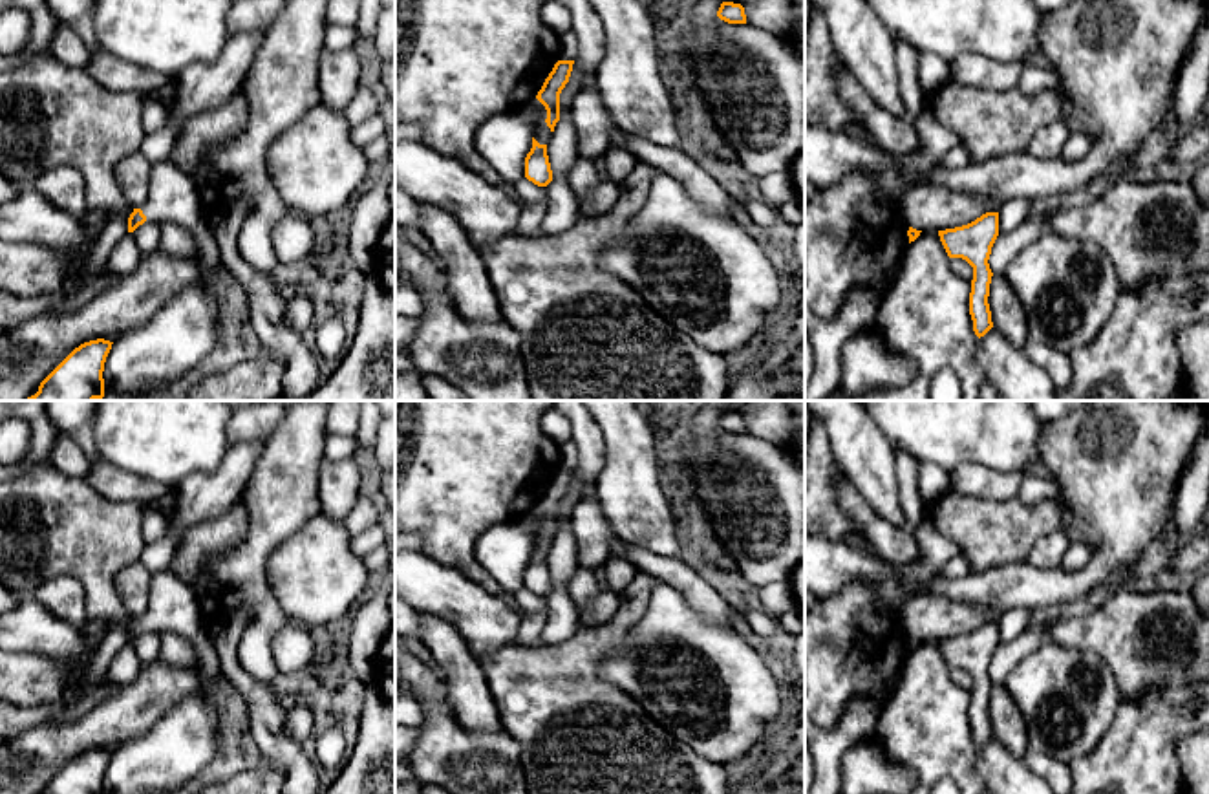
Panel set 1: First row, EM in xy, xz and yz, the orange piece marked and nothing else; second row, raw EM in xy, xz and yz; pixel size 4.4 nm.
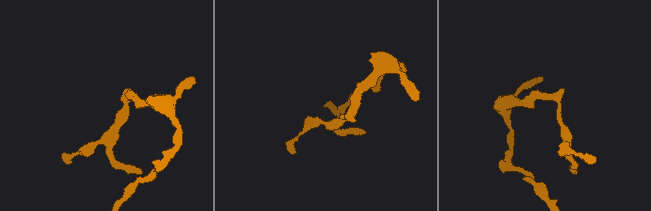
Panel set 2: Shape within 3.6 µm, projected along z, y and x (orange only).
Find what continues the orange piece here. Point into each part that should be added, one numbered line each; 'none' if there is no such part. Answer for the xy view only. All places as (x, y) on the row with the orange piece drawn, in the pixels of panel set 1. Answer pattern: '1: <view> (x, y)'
1: xy (172, 196)

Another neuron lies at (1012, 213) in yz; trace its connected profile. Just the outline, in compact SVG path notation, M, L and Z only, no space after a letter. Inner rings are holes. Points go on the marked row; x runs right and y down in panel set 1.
M1013 198L999 207L999 234L1011 232L1032 214L1028 198Z

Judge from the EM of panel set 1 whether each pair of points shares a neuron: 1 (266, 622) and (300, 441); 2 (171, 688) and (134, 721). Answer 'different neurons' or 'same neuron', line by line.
1: same neuron
2: same neuron

